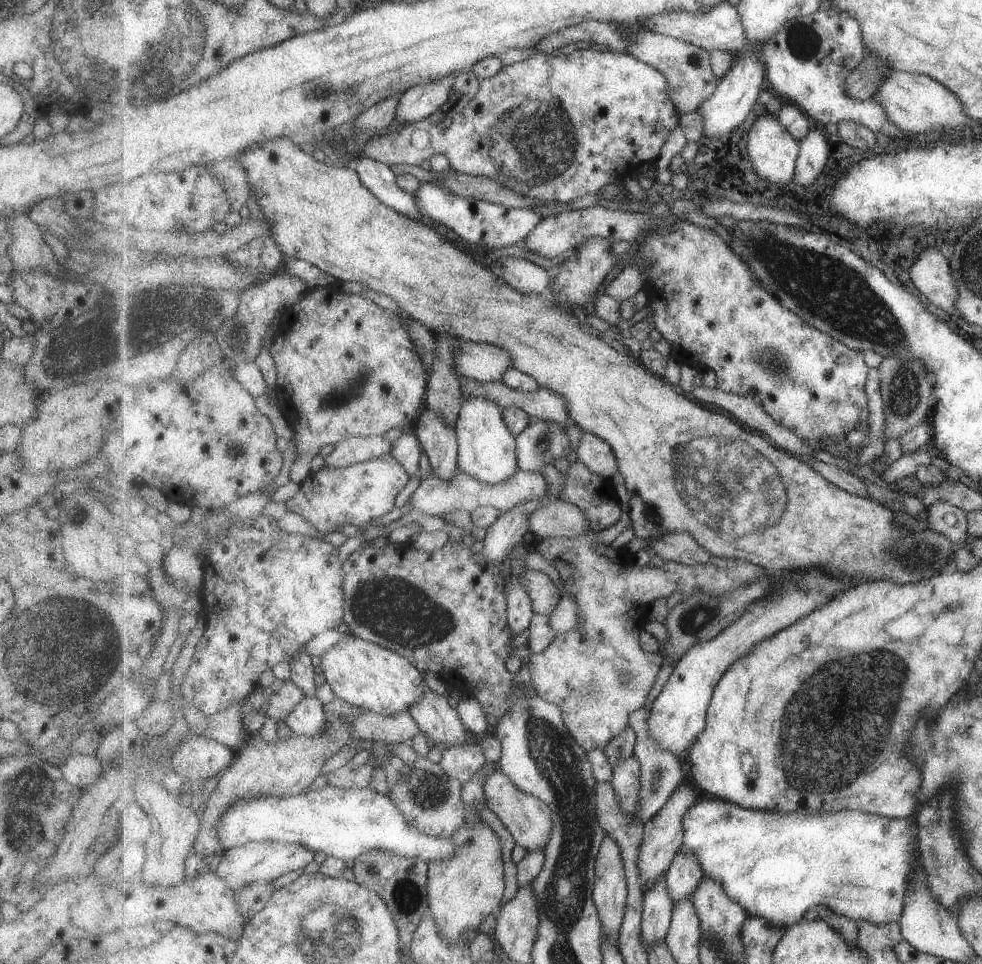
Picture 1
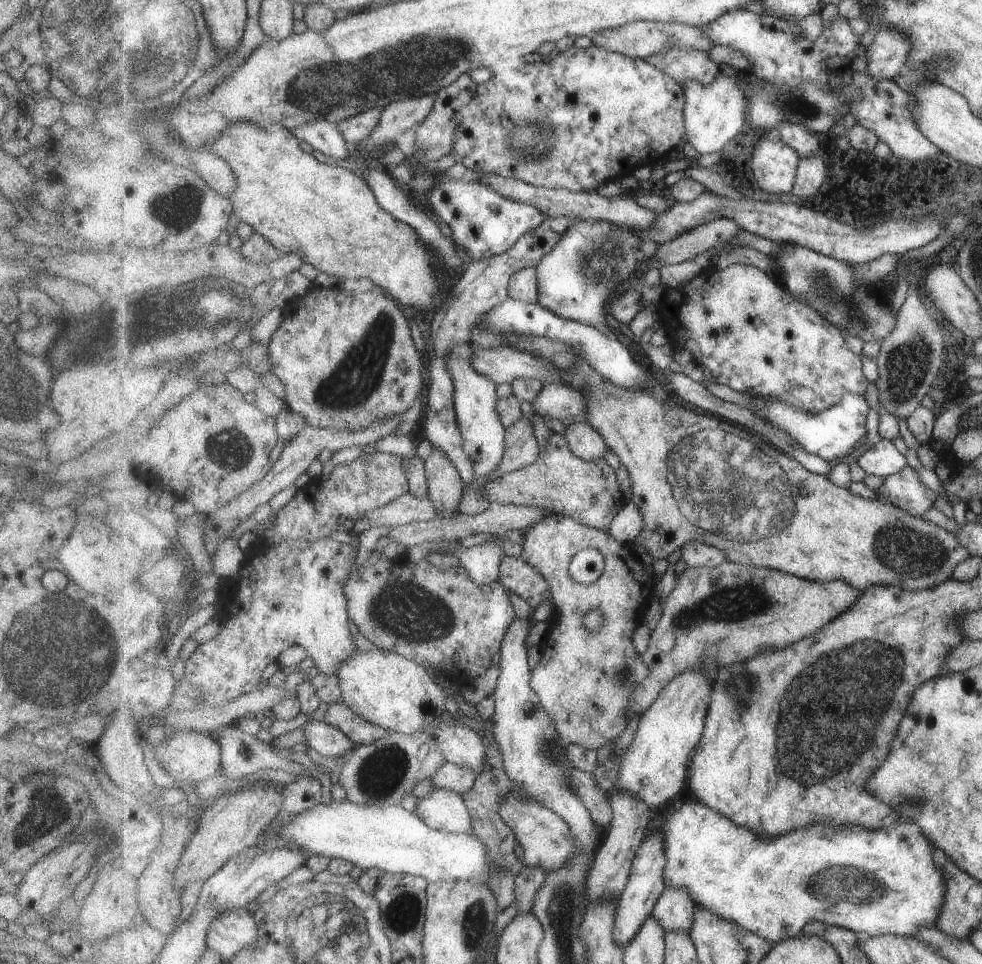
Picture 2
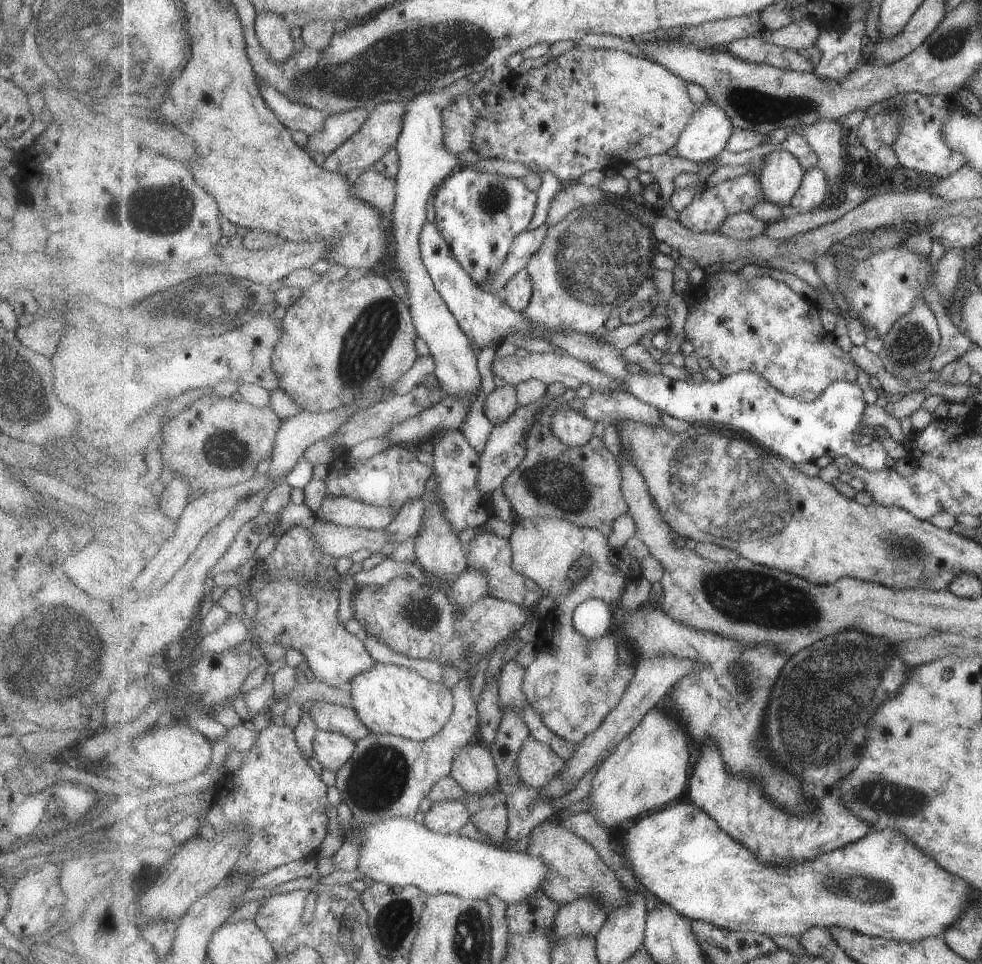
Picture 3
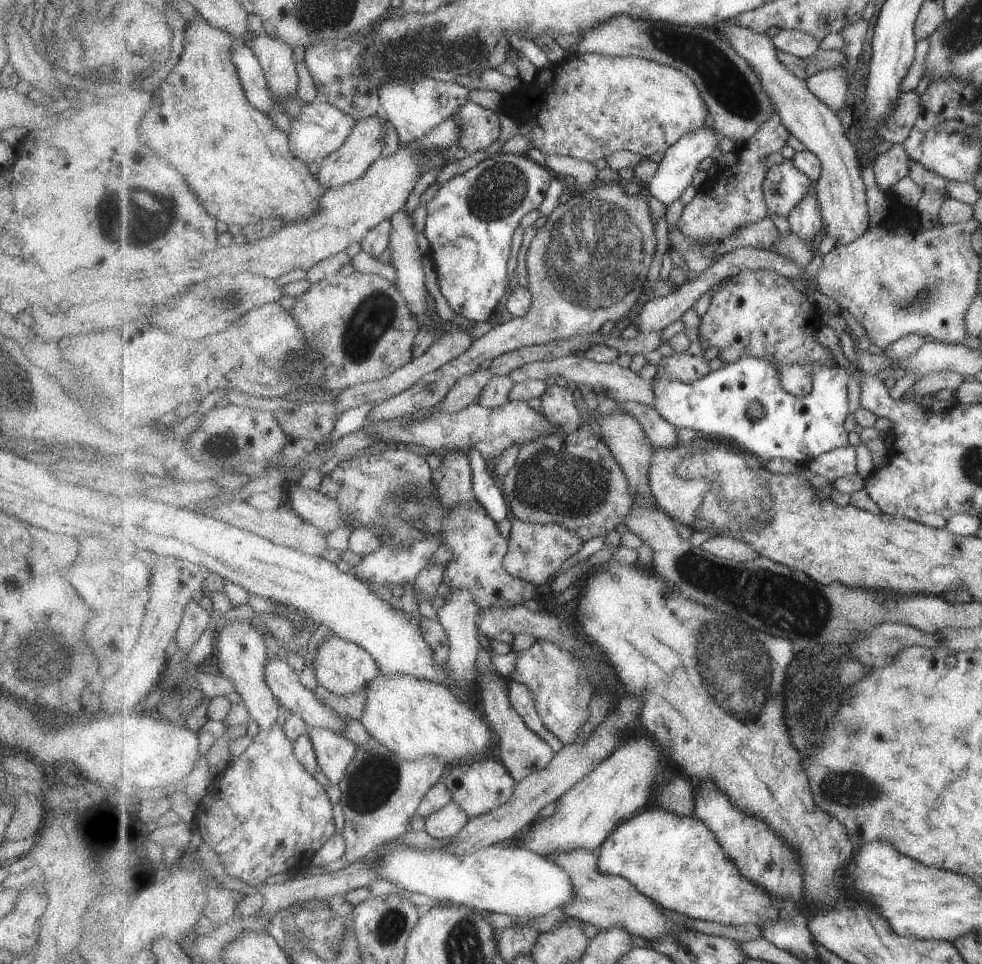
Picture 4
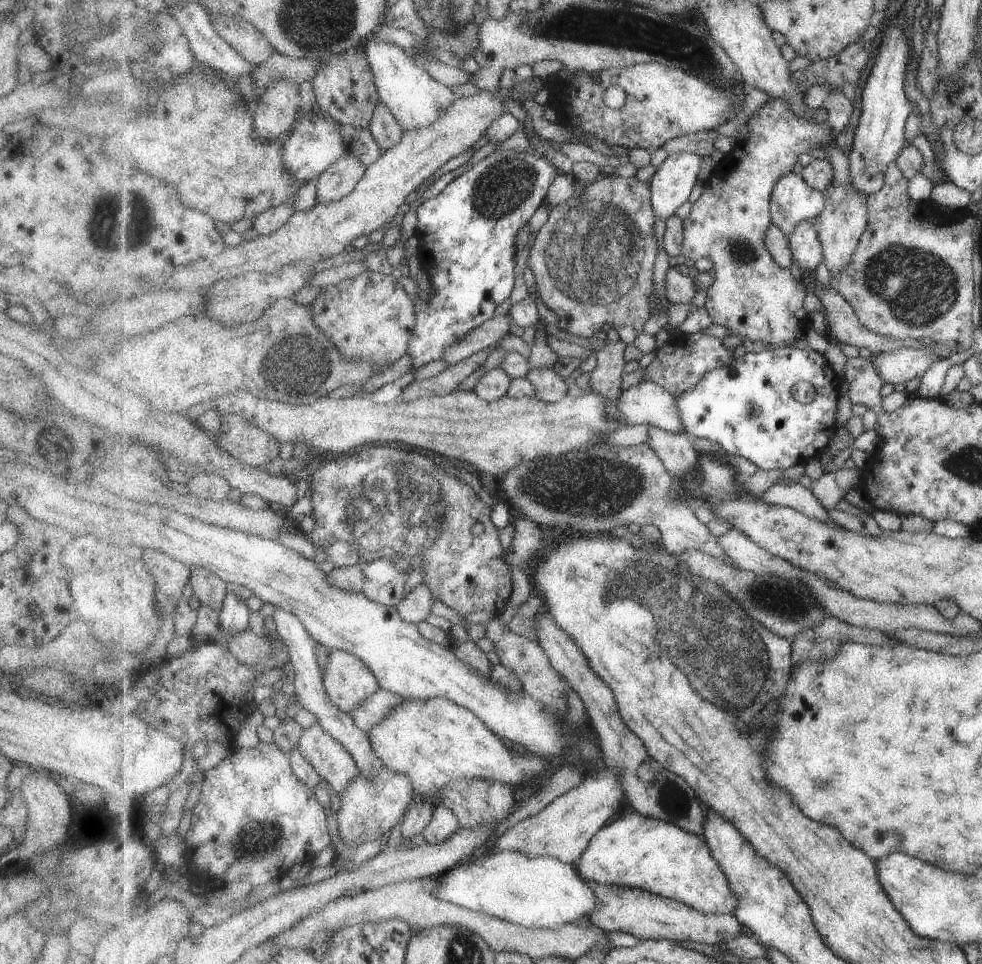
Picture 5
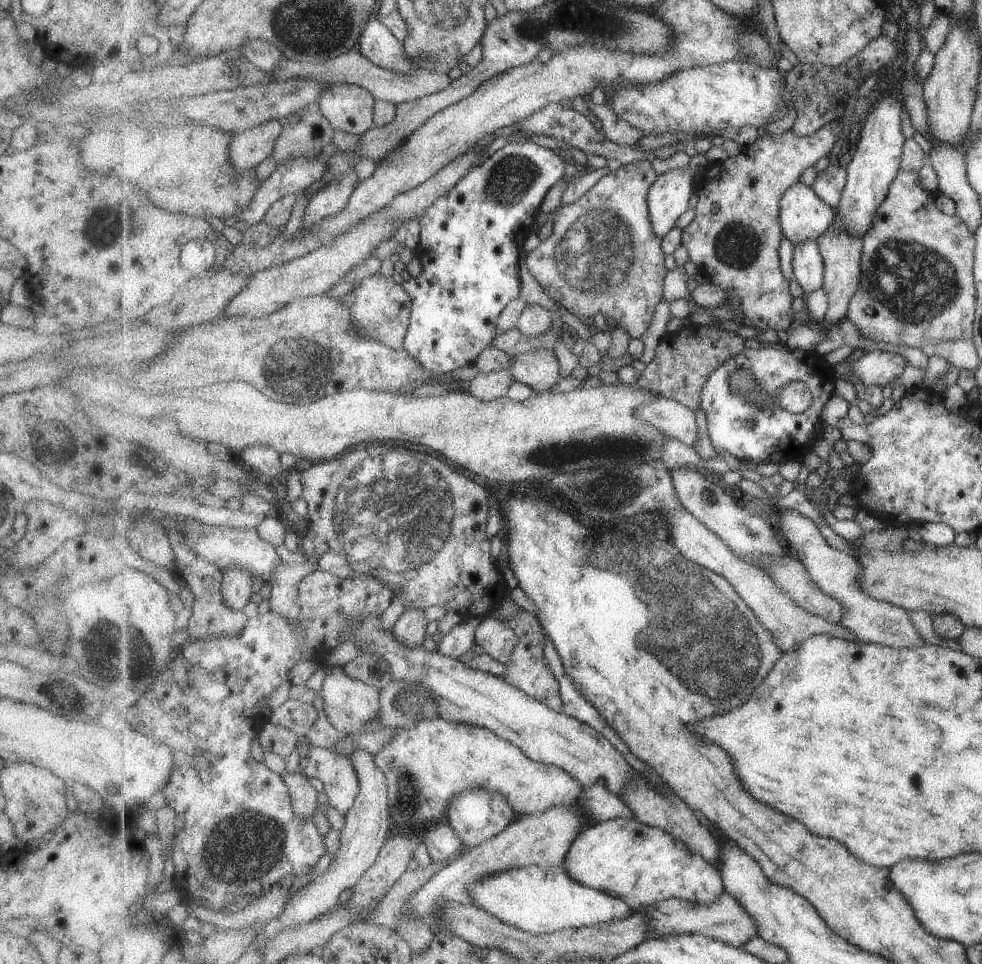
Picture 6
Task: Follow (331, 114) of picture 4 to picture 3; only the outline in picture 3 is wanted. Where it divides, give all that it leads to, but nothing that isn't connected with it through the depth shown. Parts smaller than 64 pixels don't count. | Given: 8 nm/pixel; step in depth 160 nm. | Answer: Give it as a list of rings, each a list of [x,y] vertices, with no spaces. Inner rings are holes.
[[[368,108],[329,115],[326,118],[324,129],[317,134],[309,135],[304,148],[311,154],[322,152],[328,156],[353,137],[369,117],[370,110]]]

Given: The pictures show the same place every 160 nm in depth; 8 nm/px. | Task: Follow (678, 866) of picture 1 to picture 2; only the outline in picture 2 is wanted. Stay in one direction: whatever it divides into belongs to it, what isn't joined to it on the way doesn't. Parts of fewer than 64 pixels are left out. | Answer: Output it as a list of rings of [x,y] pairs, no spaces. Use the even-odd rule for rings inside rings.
[[[667,887],[655,905],[653,915],[669,931],[692,930],[696,902],[683,887]]]

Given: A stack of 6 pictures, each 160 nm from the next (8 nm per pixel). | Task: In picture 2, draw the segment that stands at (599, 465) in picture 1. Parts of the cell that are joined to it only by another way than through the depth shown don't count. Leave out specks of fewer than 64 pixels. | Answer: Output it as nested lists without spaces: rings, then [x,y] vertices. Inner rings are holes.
[[[577,419],[565,430],[570,449],[586,461],[603,459],[610,450],[604,436],[587,420]]]

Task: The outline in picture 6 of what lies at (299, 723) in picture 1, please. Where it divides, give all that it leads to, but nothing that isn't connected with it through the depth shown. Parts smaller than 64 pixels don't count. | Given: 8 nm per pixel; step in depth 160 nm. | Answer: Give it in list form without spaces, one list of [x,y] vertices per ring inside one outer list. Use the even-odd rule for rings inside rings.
[[[299,738],[299,744],[297,745],[300,748],[299,756],[301,756],[299,770],[304,775],[320,779],[324,784],[322,791],[323,797],[330,802],[331,806],[339,814],[347,816],[355,804],[356,798],[359,796],[361,786],[354,762],[349,756],[333,751],[332,749],[324,747],[307,748],[304,738]]]

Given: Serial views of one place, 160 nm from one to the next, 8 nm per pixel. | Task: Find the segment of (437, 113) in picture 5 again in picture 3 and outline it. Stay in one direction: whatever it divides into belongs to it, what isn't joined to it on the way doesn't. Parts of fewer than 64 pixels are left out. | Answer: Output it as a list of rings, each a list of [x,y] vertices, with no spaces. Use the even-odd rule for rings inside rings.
[[[501,62],[499,68],[491,68],[485,72],[485,78],[481,84],[470,82],[465,77],[446,89],[432,93],[424,92],[411,101],[405,102],[408,111],[404,116],[404,127],[396,144],[400,169],[395,178],[397,200],[391,216],[393,262],[390,265],[398,272],[404,283],[415,326],[420,337],[428,345],[430,354],[436,360],[436,369],[433,373],[444,386],[446,396],[474,393],[477,396],[473,396],[473,402],[481,392],[480,388],[483,384],[483,378],[477,368],[479,353],[475,352],[472,340],[463,332],[450,306],[437,290],[422,259],[420,236],[427,222],[427,204],[431,198],[431,190],[437,189],[460,166],[457,155],[449,152],[445,146],[443,109],[463,95],[484,96],[483,92],[487,90],[487,86],[493,90],[497,82],[505,80],[505,77],[513,72],[513,69]]]

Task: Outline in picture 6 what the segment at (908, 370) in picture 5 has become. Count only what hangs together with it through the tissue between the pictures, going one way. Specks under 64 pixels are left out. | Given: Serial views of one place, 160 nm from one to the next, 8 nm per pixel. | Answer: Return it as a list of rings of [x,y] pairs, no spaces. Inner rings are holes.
[[[871,350],[854,362],[854,376],[849,382],[856,384],[857,381],[861,381],[869,386],[877,384],[884,387],[901,378],[905,368],[907,358],[900,354]]]

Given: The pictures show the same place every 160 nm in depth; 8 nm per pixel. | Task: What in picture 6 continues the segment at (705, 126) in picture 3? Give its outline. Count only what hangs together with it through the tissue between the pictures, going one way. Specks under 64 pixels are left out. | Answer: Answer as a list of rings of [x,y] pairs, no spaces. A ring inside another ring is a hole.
[[[687,167],[674,168],[660,174],[651,185],[648,203],[657,236],[666,237],[675,228],[681,214],[689,210],[693,176]]]

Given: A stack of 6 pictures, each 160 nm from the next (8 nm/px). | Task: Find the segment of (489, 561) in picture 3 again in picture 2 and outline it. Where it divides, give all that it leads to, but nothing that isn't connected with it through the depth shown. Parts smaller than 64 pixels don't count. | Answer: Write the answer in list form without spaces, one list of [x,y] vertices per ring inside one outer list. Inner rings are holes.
[[[505,555],[498,580],[506,586],[508,591],[525,600],[532,610],[539,608],[547,601],[553,602],[550,582],[544,578],[537,567],[523,558]]]

